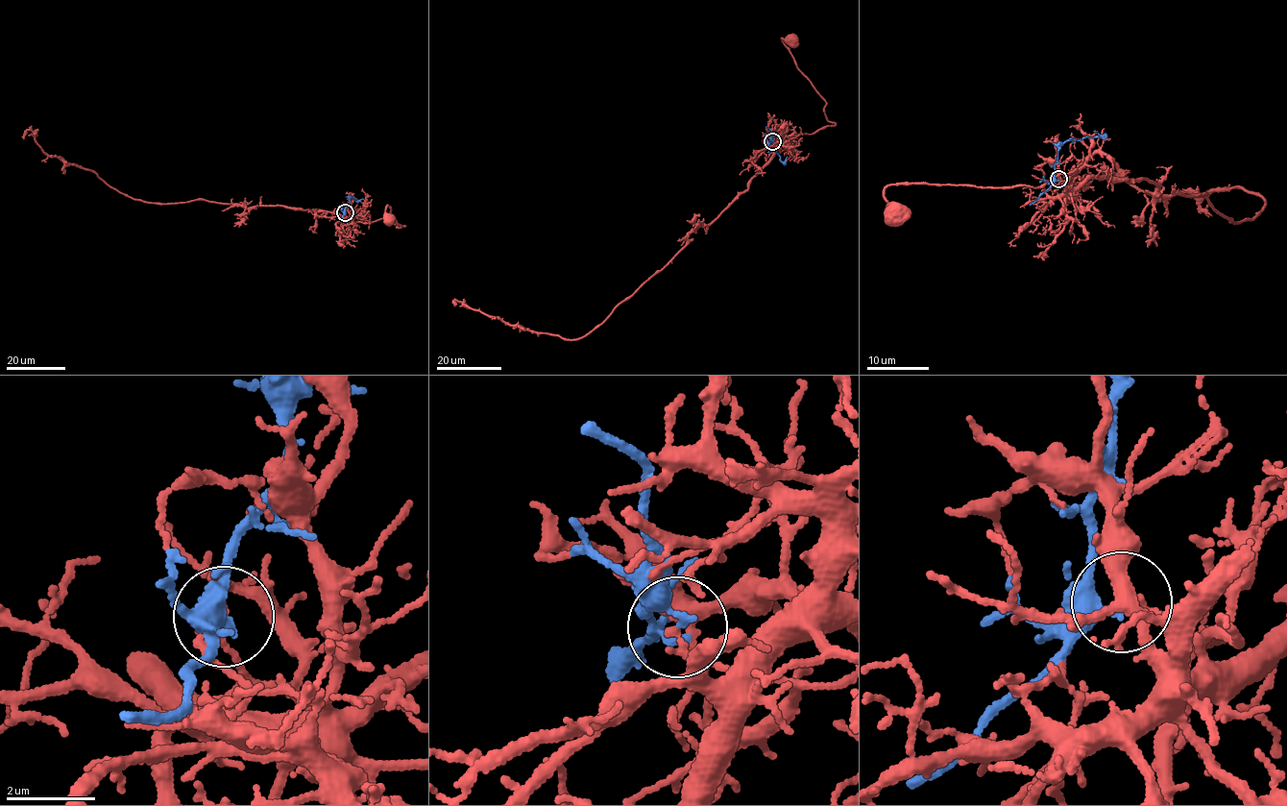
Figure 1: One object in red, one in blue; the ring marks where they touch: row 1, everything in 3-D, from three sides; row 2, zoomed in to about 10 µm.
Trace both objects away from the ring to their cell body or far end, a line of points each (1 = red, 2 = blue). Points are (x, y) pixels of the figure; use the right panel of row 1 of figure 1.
1: (1058, 180), (1069, 183), (1068, 191), (1076, 165), (1076, 172), (1039, 187), (889, 185), (884, 200), (891, 216)
2: (1058, 180), (1054, 170), (1058, 148), (1072, 137), (1077, 139), (1101, 135), (1094, 132)

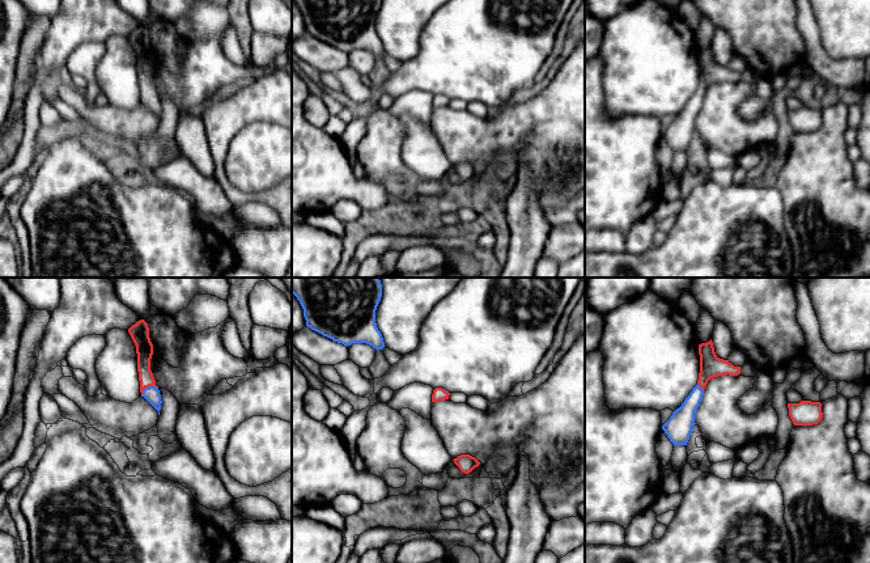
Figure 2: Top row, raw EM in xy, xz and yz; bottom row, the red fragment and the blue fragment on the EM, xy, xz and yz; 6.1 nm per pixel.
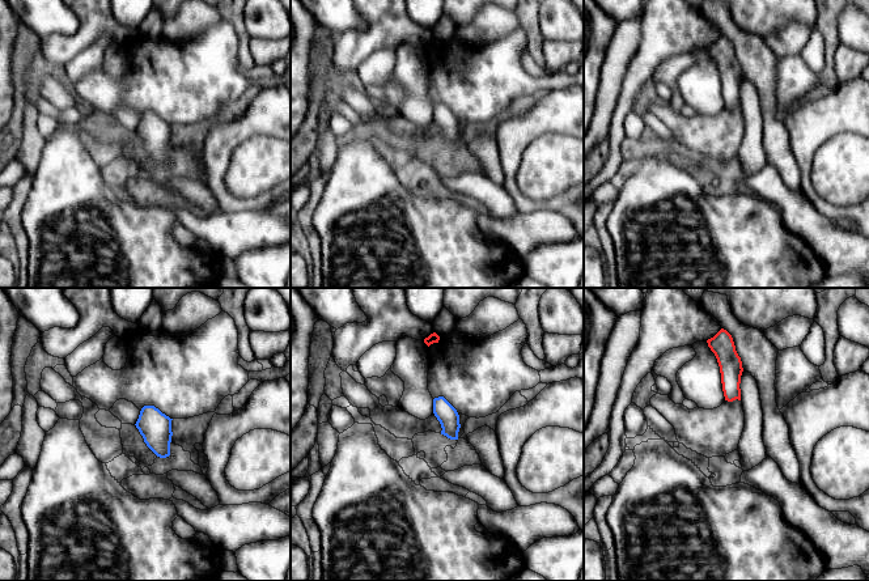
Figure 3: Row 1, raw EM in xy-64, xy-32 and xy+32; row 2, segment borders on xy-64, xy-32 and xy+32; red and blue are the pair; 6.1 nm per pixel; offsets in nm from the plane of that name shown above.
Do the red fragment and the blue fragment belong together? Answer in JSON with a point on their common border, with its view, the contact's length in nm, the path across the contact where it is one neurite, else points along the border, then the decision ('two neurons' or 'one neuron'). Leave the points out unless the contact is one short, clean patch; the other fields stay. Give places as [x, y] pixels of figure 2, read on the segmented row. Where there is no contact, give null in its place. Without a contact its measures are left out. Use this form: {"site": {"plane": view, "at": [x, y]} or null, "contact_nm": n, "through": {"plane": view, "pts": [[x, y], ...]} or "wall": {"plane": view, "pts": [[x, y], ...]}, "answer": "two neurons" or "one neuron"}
{"site": {"plane": "xy", "at": [148, 386]}, "contact_nm": 120, "answer": "two neurons"}

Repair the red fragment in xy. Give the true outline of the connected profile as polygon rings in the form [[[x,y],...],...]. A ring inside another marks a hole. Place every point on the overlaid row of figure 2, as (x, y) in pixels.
[[[144,319],[137,321],[128,329],[128,333],[136,346],[137,372],[140,381],[140,393],[149,386],[156,386],[156,380],[150,371],[150,359],[153,355],[153,344],[149,338],[149,327]]]

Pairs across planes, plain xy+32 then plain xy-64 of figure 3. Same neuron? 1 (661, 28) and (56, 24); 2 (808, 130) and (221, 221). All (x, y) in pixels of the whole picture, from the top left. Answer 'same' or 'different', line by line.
1: different
2: different

